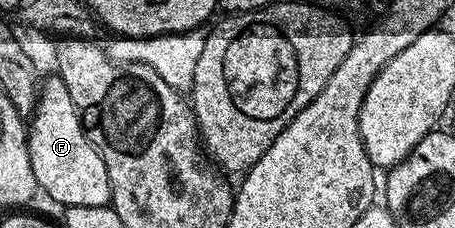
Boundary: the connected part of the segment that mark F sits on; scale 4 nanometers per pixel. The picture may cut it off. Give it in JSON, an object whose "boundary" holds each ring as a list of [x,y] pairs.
{"boundary":[[[51,76],[41,83],[38,104],[28,122],[28,145],[32,172],[41,193],[59,202],[59,207],[105,206],[109,203],[108,168],[104,168],[104,160],[100,160],[96,148],[86,139],[82,121],[78,119],[72,96],[68,96],[62,78]]]}

